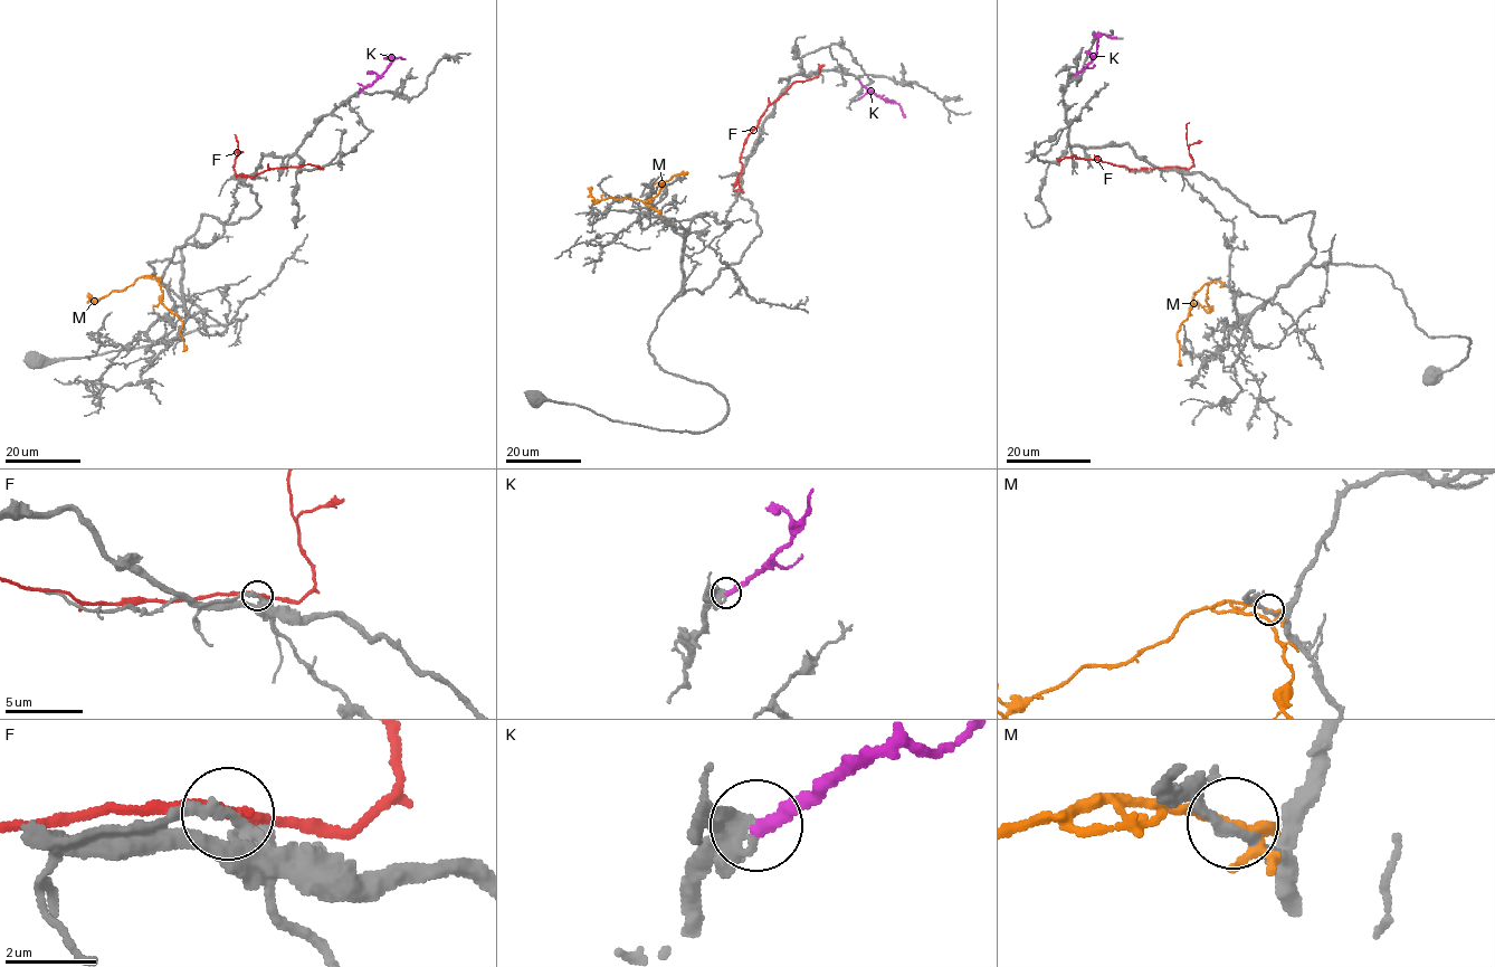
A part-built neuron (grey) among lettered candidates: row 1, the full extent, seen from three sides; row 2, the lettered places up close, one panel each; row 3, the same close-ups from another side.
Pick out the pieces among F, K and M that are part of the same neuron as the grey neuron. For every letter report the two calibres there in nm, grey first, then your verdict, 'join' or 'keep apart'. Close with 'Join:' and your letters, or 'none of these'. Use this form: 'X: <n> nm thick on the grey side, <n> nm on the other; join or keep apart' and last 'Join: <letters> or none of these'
F: 200 nm thick on the grey side, 190 nm on the other; keep apart
K: 400 nm thick on the grey side, 280 nm on the other; join
M: 240 nm thick on the grey side, 160 nm on the other; keep apart
Join: K

